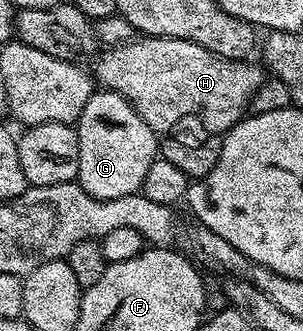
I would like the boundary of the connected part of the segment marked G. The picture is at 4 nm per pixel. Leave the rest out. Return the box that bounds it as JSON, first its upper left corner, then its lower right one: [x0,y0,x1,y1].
[75,91,159,201]

